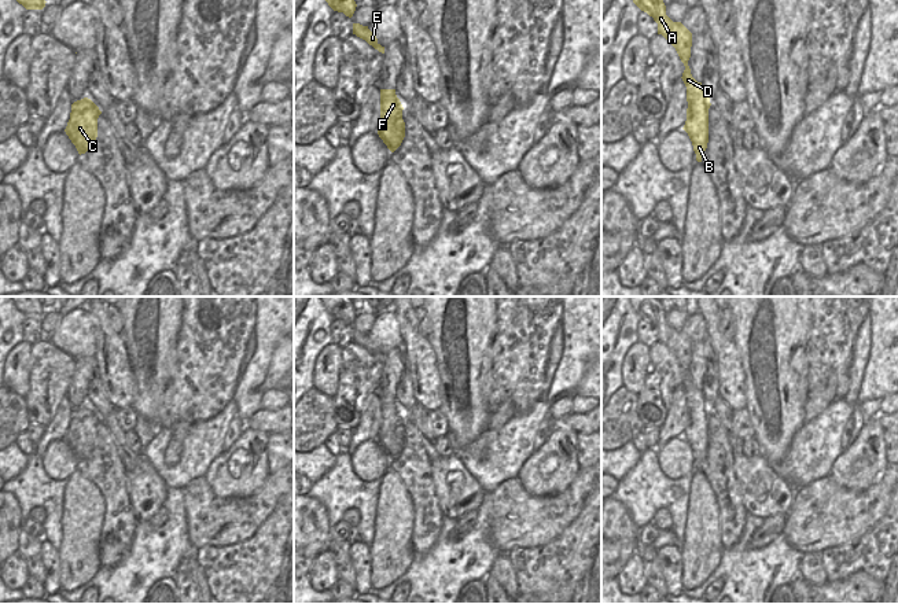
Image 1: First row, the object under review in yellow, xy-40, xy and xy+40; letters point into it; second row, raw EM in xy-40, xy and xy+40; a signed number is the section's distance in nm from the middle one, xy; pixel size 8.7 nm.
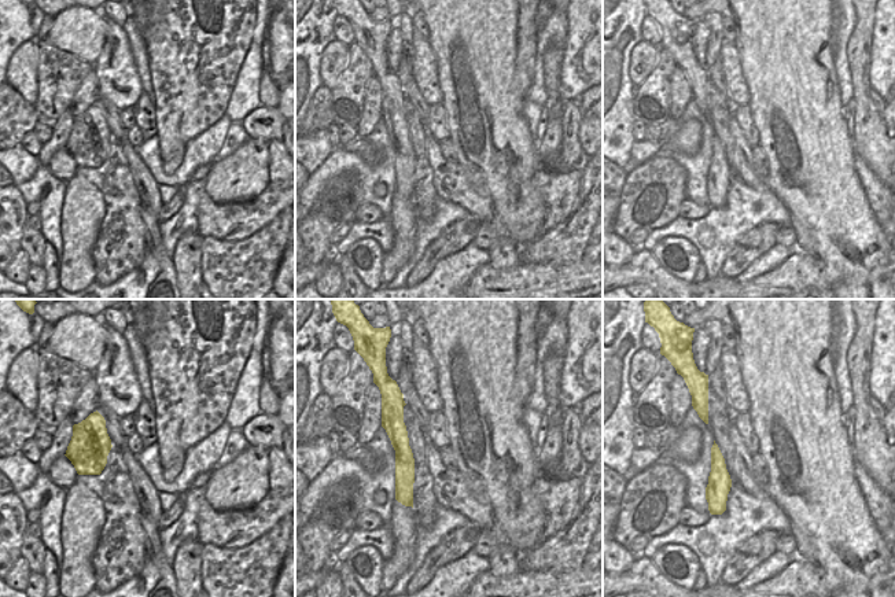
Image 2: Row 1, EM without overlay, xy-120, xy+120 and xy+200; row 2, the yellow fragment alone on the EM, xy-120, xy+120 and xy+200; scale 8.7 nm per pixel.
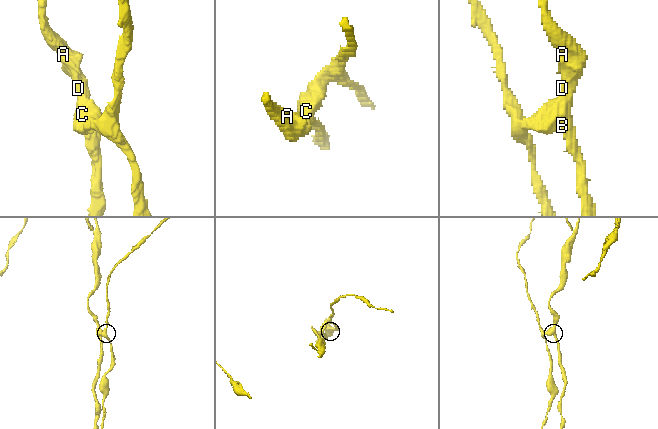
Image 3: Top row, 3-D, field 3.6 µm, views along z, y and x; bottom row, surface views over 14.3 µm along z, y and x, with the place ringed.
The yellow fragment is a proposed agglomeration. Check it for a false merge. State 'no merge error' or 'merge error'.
merge error

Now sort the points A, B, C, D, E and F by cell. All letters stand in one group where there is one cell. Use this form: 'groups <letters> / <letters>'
groups A B D E F / C

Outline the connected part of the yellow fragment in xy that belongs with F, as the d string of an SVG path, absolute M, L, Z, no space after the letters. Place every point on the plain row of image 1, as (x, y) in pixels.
M380 397L380 428L378 438L394 435L394 430L402 421L402 412L395 402L395 397Z

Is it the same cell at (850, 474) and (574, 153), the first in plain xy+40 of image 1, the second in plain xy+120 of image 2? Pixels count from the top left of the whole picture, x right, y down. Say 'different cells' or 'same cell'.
same cell

